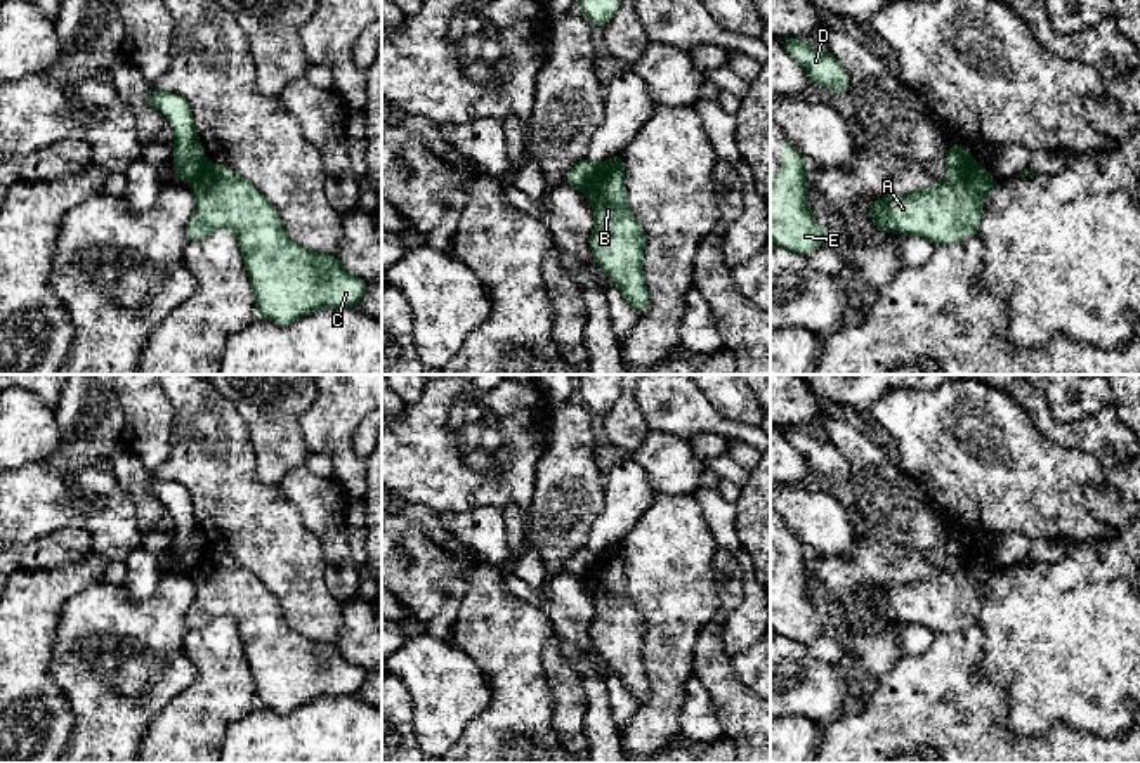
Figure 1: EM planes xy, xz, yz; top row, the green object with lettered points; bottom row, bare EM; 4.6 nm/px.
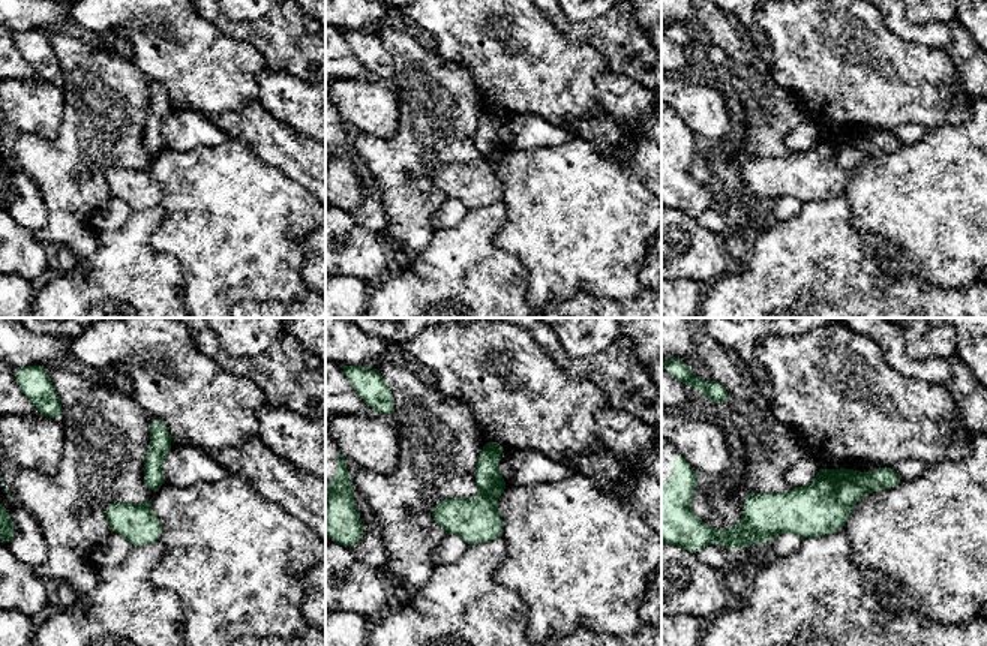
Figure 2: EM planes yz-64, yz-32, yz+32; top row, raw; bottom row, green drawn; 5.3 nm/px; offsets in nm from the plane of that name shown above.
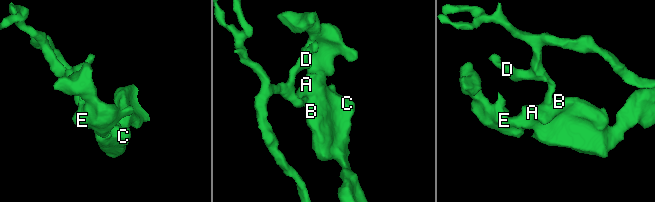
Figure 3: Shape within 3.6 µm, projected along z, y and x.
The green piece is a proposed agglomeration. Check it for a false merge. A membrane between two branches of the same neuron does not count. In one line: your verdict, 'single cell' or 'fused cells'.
fused cells

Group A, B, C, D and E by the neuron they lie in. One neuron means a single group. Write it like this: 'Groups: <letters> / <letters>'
Groups: A B C E / D

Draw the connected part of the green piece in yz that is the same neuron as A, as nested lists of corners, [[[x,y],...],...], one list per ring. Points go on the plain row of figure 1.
[[[970,550],[958,572],[873,590],[868,600],[881,621],[920,623],[934,633],[949,633],[977,624],[982,591],[1001,569],[980,551]]]

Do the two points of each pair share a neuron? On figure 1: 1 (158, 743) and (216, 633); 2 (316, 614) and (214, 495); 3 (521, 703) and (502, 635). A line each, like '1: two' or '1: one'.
1: one
2: one
3: one

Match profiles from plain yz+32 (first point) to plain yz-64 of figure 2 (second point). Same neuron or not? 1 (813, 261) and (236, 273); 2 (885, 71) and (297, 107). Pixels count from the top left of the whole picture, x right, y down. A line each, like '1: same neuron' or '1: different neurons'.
1: different neurons
2: different neurons

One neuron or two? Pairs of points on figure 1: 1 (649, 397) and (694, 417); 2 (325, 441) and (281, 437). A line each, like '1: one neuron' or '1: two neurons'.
1: one neuron
2: two neurons

